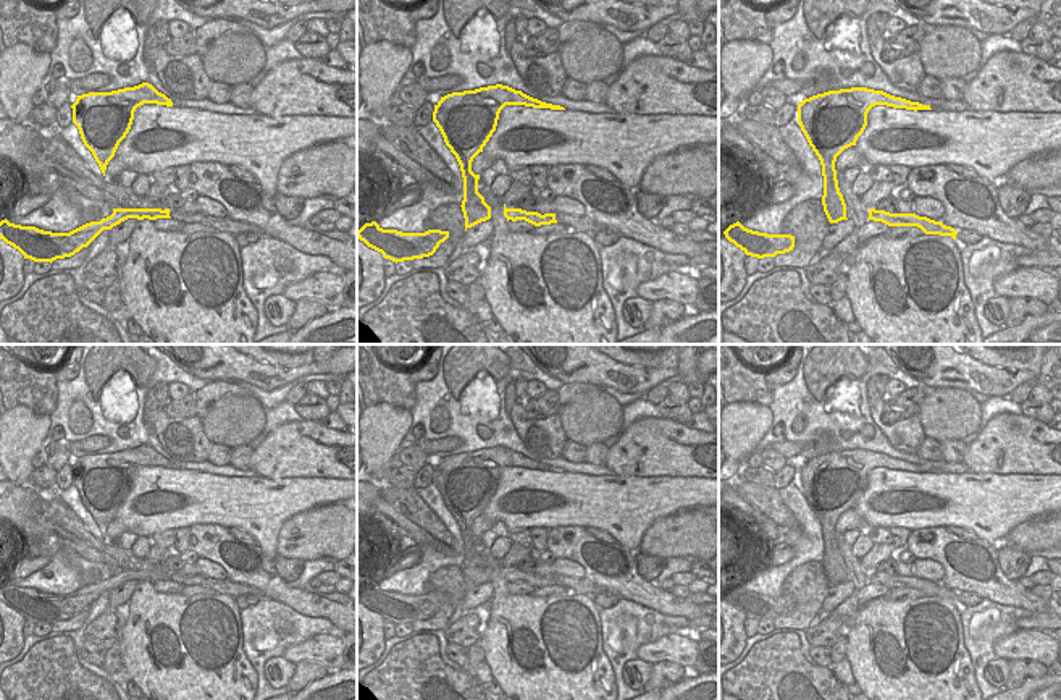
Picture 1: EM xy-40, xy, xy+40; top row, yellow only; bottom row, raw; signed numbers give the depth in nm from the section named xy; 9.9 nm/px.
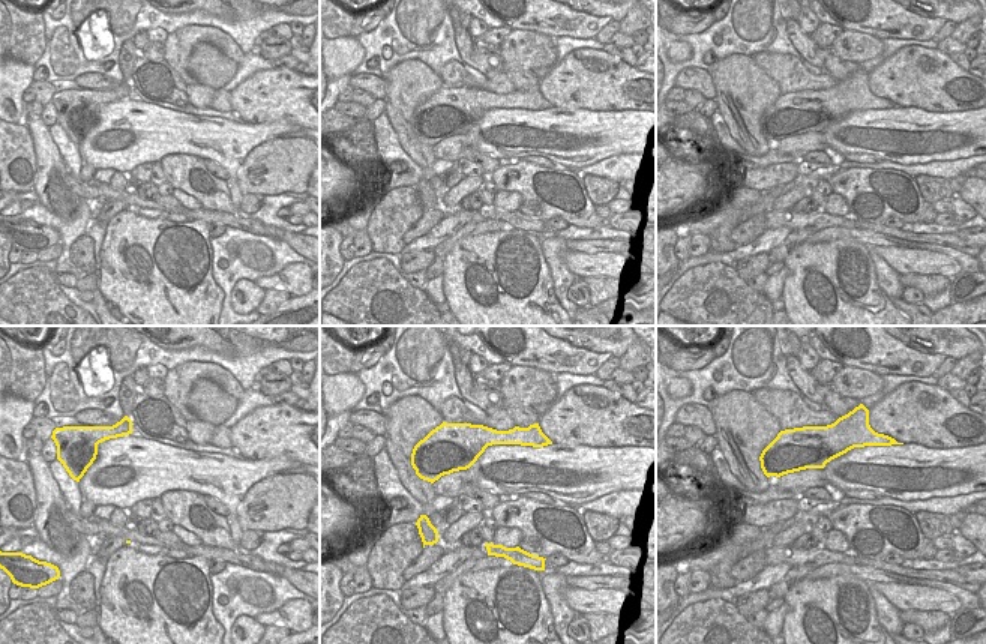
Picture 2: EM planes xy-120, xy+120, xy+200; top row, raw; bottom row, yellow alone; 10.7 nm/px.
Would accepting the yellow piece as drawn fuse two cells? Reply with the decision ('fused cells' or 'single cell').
fused cells

